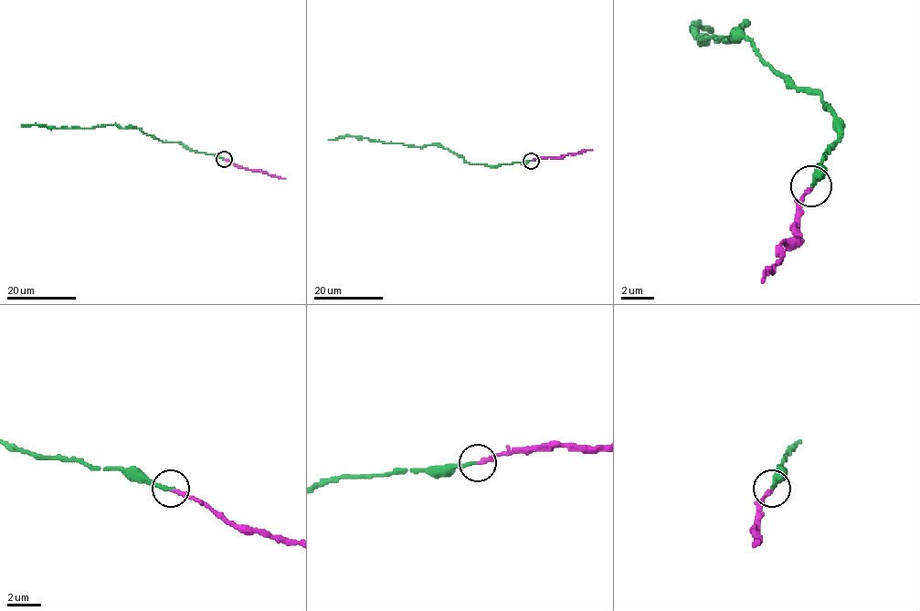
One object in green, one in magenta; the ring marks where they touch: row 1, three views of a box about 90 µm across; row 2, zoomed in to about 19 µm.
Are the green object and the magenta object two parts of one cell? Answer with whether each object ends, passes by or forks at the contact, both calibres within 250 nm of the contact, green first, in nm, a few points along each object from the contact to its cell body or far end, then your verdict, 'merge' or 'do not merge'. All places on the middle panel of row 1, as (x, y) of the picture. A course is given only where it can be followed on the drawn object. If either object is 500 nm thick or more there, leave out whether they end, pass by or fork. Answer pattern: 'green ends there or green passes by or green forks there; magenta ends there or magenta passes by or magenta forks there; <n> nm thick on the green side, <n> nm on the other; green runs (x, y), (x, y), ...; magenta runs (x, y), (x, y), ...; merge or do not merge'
green ends there; magenta ends there; 240 nm thick on the green side, 280 nm on the other; green runs (531, 161), (495, 166), (470, 163), (446, 148), (434, 144), (413, 146), (352, 135), (329, 140); magenta runs (531, 161), (592, 151); merge

